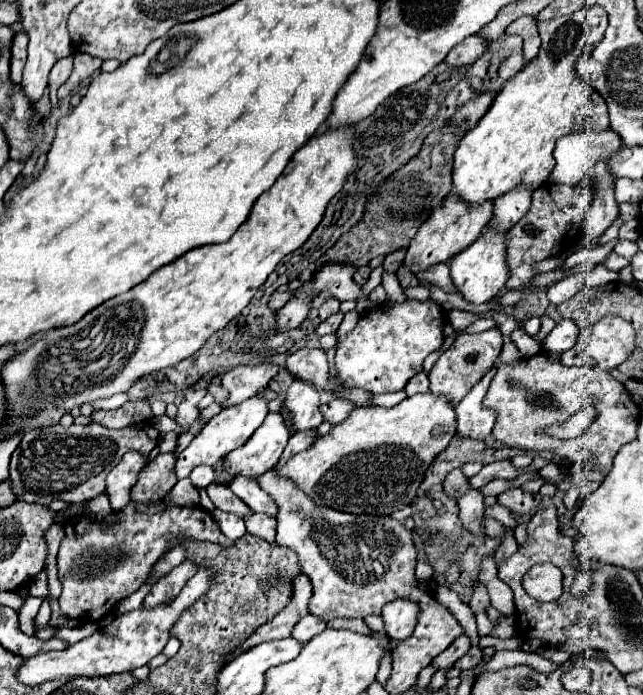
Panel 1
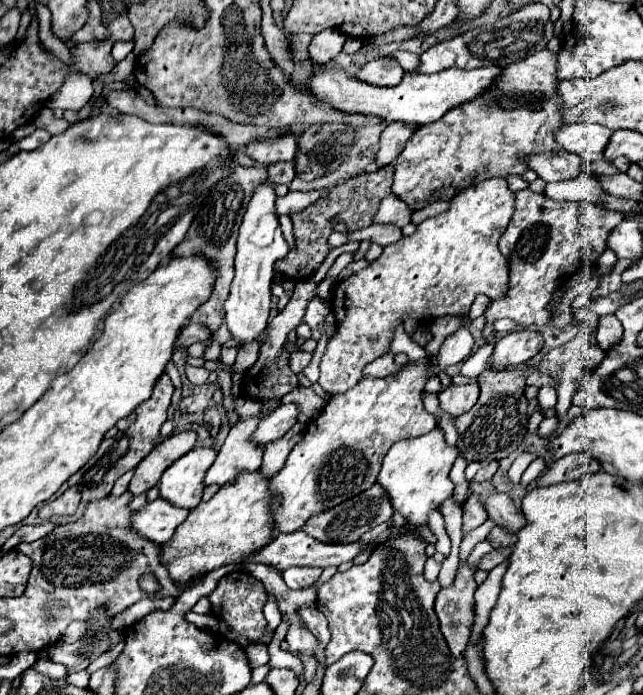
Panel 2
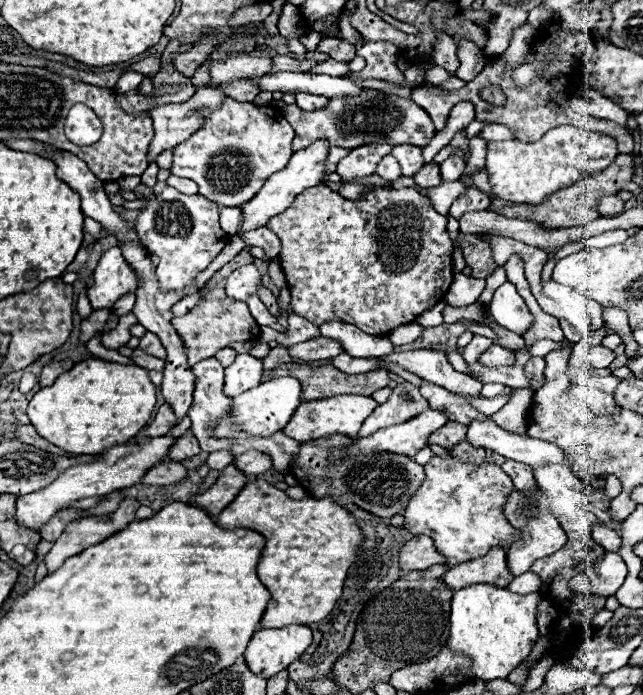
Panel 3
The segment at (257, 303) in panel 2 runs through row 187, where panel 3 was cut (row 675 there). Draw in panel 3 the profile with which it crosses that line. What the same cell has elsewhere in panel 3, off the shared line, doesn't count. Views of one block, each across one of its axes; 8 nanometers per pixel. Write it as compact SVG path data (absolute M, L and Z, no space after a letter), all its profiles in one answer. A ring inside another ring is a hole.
M304 624L258 630L252 636L244 658L254 674L272 678L298 660L310 644L312 630Z

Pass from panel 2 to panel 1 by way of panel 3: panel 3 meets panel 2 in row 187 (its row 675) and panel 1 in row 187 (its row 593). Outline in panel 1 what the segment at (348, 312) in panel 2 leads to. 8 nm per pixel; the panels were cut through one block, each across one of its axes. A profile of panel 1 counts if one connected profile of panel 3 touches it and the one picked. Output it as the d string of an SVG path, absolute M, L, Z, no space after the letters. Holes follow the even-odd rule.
M588 6L570 16L560 16L550 22L538 22L542 46L536 58L532 58L522 72L502 86L494 98L494 106L480 118L480 122L464 134L460 146L454 154L454 194L466 202L486 202L502 196L516 184L524 182L532 188L540 188L554 168L554 144L560 136L574 130L604 130L608 126L608 106L606 100L592 90L586 80L574 74L574 62L578 56L594 50L594 46L604 38L608 26L608 14L602 6Z

